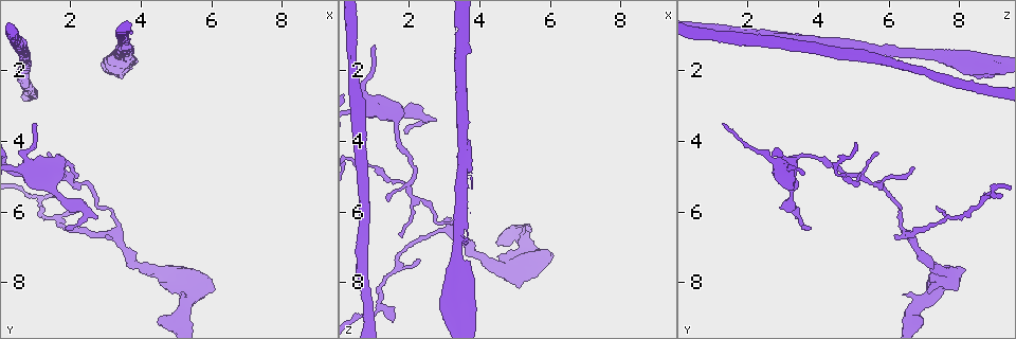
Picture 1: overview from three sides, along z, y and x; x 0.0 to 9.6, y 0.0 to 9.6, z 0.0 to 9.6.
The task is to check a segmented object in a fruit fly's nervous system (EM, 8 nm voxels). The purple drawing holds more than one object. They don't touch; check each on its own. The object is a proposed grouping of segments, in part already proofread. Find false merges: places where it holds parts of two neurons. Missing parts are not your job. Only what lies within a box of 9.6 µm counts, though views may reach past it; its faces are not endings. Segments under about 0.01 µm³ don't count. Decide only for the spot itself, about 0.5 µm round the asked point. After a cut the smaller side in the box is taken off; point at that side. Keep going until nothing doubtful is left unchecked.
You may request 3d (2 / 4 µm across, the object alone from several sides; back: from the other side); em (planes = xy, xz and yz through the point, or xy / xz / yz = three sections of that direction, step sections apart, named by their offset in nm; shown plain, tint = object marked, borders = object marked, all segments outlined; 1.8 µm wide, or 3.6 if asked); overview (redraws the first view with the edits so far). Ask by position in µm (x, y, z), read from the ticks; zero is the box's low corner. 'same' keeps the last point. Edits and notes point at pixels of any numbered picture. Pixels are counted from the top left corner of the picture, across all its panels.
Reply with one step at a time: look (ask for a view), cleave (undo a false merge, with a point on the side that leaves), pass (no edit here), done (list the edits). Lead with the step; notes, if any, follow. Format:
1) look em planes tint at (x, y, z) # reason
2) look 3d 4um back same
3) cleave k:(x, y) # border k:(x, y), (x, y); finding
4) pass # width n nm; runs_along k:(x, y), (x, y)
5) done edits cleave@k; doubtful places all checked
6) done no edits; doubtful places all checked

look em yz step 4 tint at (3.35, 6.70, 6.60) # side arm on a straight run

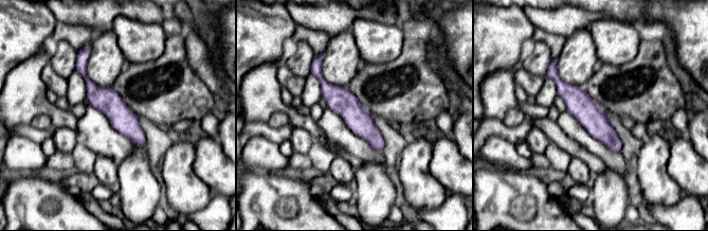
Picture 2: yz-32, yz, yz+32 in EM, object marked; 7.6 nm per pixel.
pass # width 190 nm; all the same neuron

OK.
look 3d 2um at (1.95, 5.00, 5.25) # side arm on a straight run

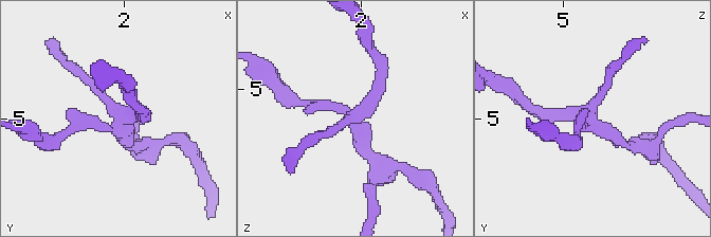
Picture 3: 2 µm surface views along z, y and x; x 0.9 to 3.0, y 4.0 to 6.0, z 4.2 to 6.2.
look em planes plain at (1.94, 5.02, 5.24)

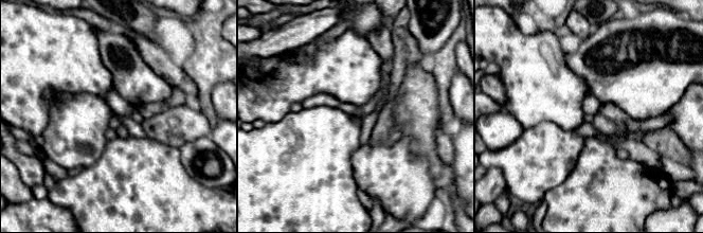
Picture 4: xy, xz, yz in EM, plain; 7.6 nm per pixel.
look em planes tint same # where the object lies

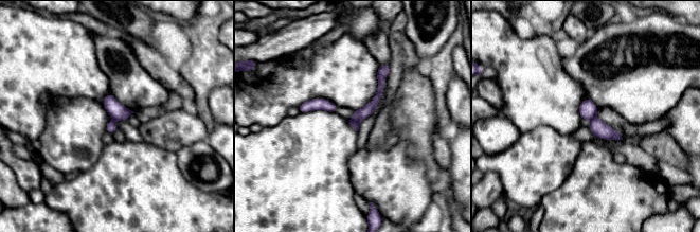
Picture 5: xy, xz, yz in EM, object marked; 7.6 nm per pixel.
cleave 5:(368, 110) # two neurons meet here

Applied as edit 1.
done edits cleave@5; doubtful places all checked

